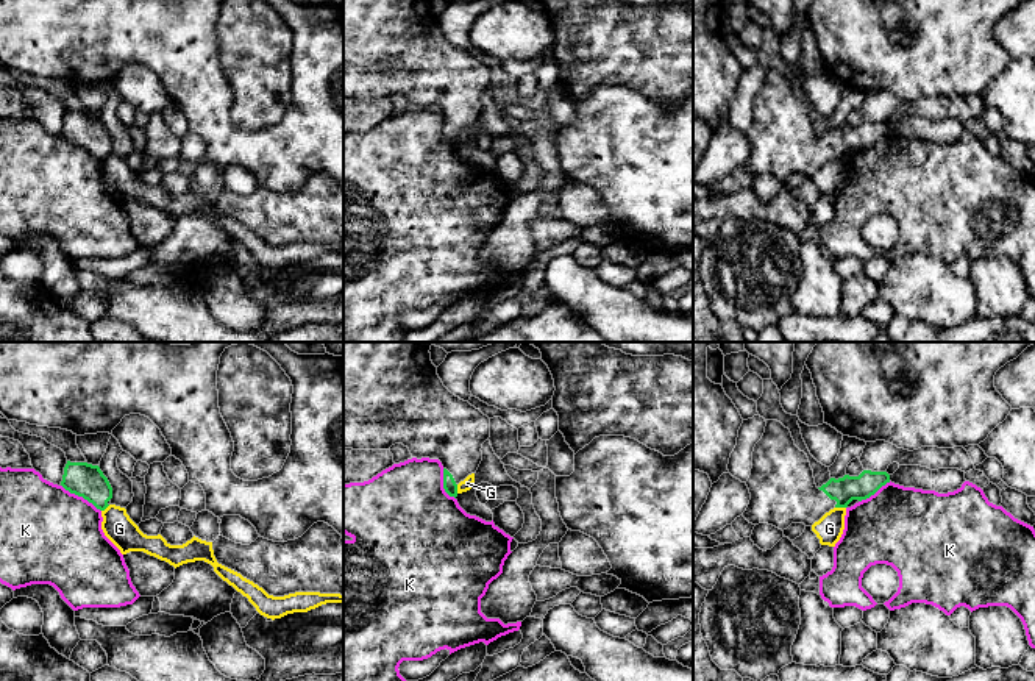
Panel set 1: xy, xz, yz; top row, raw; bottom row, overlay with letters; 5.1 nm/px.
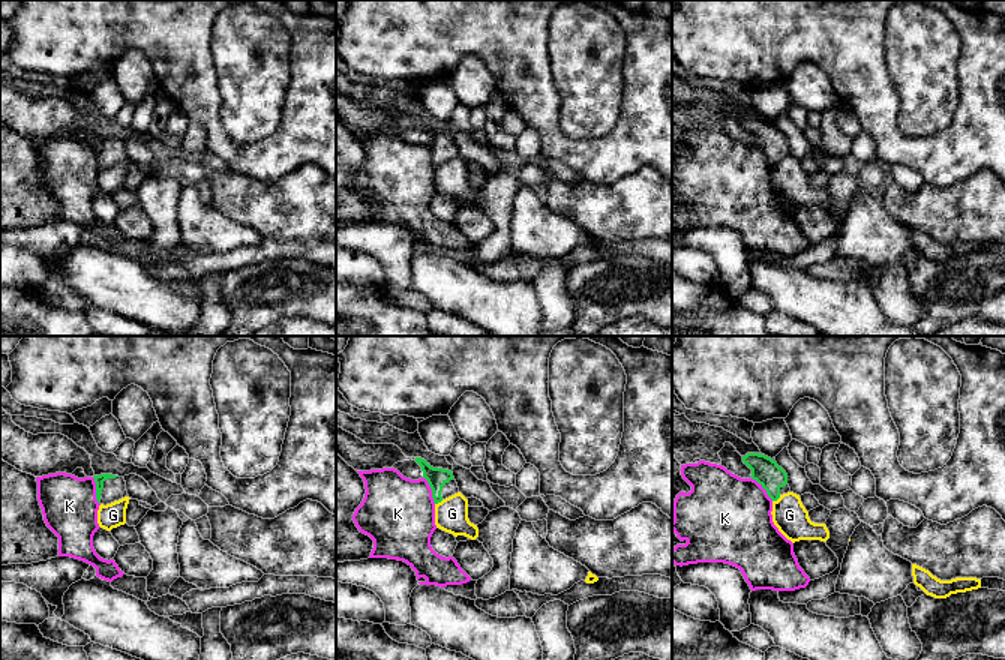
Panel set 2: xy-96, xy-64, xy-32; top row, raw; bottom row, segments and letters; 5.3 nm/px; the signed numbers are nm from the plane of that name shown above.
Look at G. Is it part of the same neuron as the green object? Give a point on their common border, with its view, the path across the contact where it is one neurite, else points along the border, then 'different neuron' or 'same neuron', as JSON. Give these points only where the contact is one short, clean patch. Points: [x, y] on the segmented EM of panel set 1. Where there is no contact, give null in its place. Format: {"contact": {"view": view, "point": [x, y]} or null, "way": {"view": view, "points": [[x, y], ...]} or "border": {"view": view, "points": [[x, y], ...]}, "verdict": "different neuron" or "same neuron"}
{"contact": {"view": "yz", "point": [840, 506]}, "border": {"view": "yz", "points": [[835, 506], [845, 508]]}, "verdict": "different neuron"}

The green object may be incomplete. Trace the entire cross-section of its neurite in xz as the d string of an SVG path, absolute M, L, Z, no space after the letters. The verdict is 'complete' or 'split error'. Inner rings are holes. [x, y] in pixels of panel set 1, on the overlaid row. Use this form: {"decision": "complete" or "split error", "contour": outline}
{"decision": "split error", "contour": "M343 342L343 448L389 450L395 444L409 448L412 458L439 459L443 489L457 497L457 484L476 473L482 444L490 437L490 419L468 401L451 394L431 361L431 342Z"}

